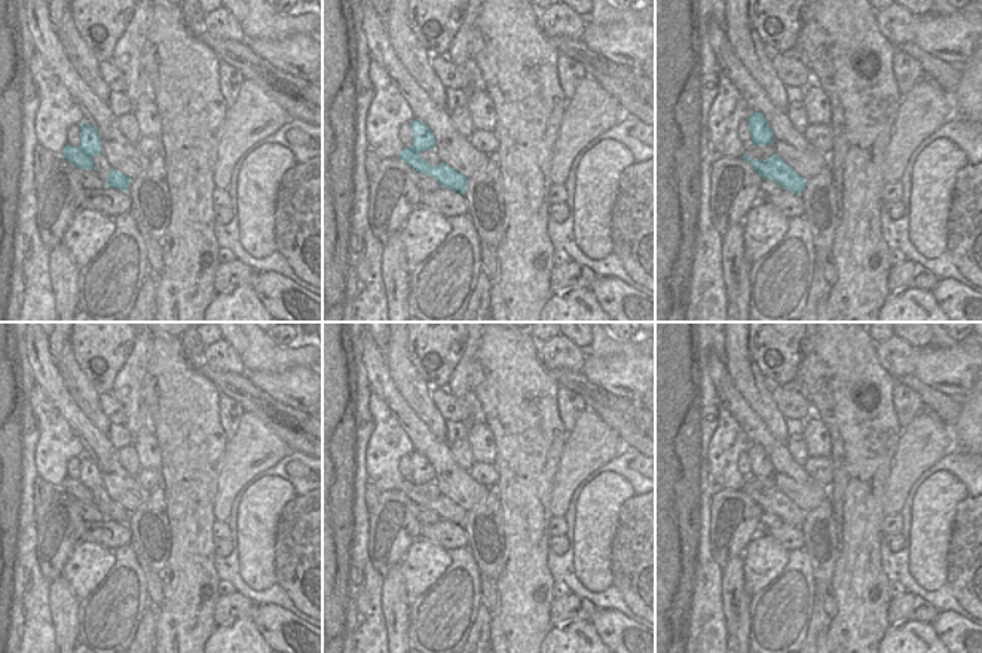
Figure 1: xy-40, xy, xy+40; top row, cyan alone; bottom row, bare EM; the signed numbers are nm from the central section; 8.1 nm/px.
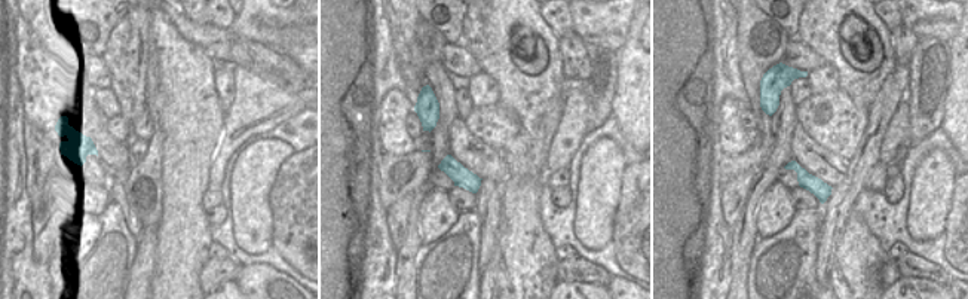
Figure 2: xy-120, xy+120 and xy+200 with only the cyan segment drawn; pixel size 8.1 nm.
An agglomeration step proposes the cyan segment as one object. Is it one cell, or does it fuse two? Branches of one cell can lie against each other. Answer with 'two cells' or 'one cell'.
two cells

